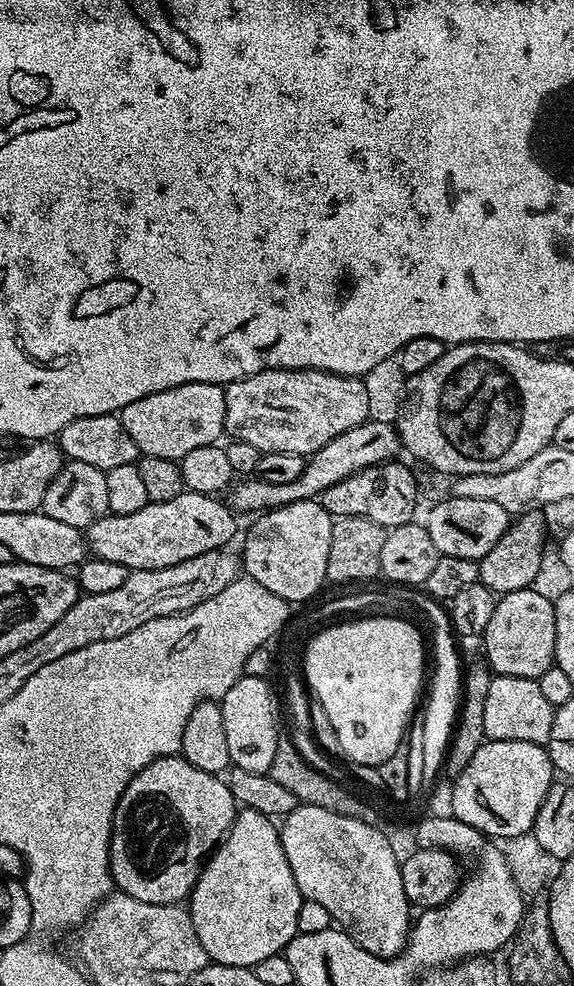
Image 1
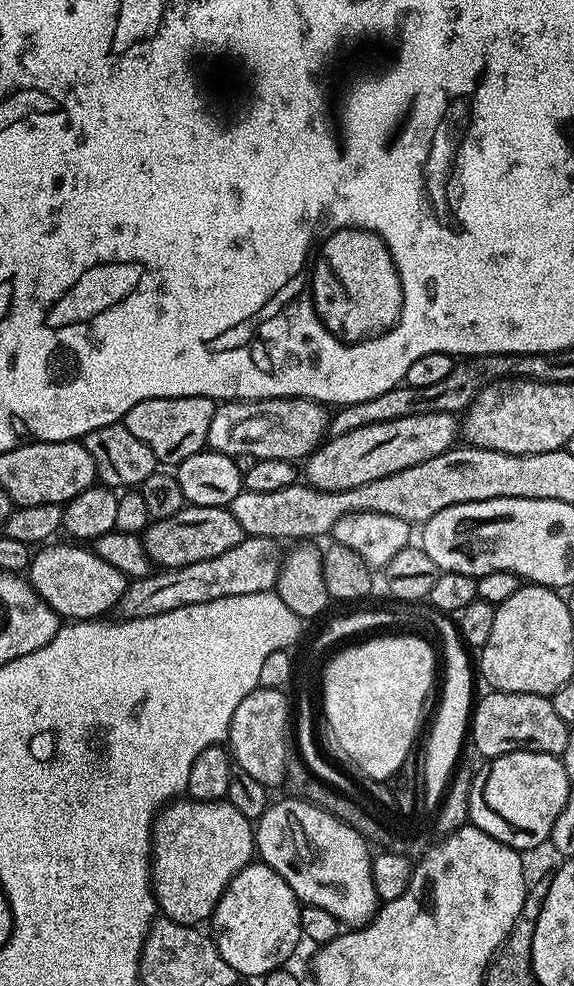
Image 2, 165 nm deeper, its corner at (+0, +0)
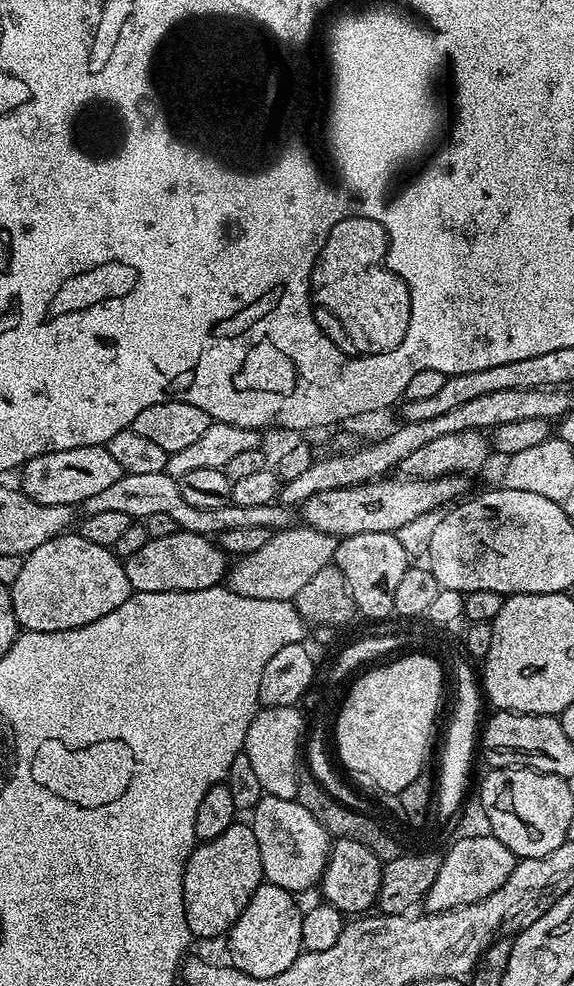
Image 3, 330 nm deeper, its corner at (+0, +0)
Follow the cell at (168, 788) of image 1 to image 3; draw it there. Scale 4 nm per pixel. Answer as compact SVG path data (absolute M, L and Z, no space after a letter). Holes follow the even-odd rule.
M247 823L231 824L213 840L197 843L184 867L184 913L193 937L223 937L264 880L258 838Z

